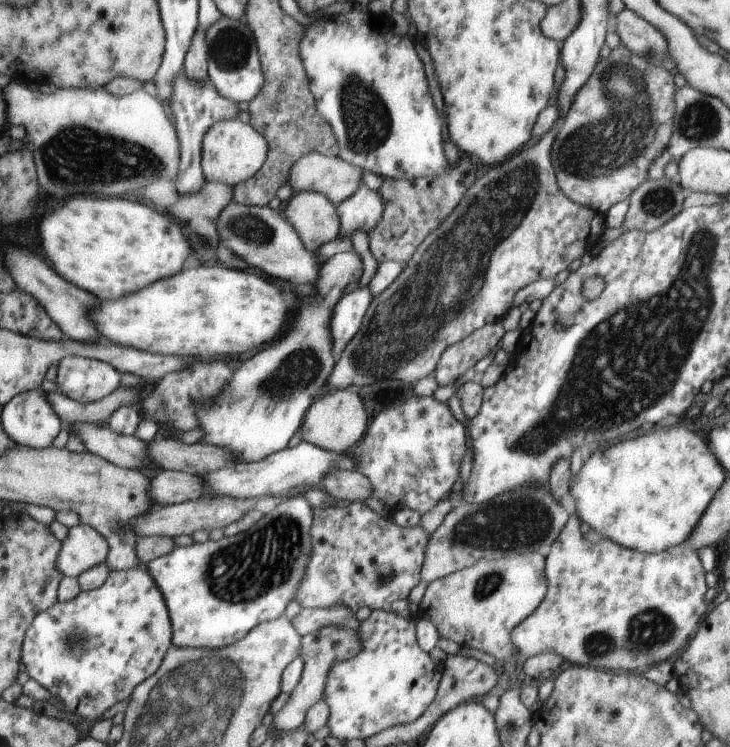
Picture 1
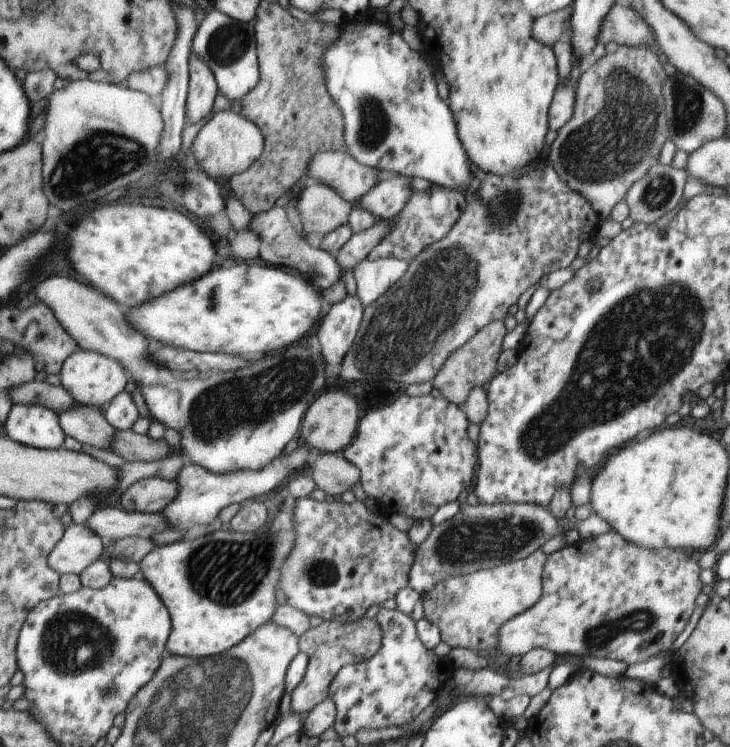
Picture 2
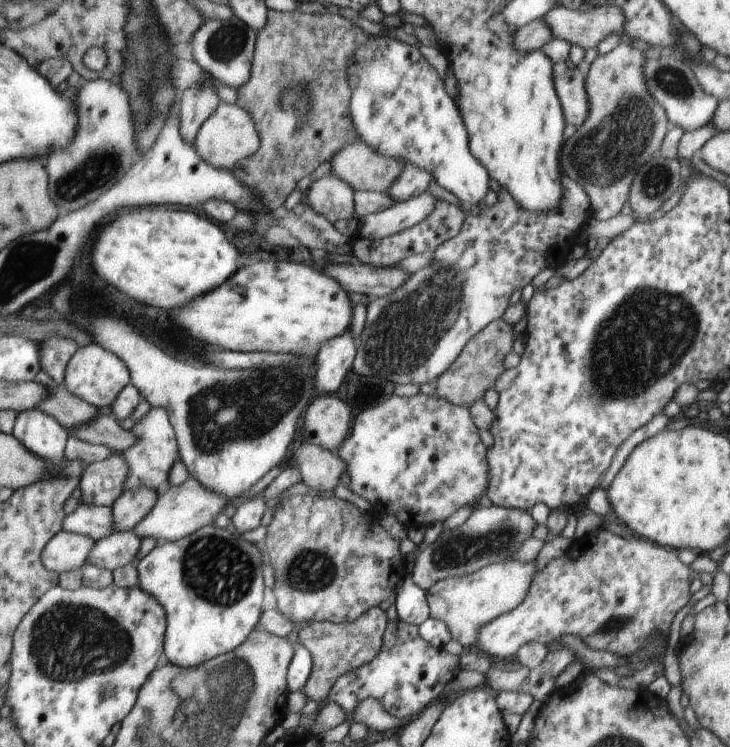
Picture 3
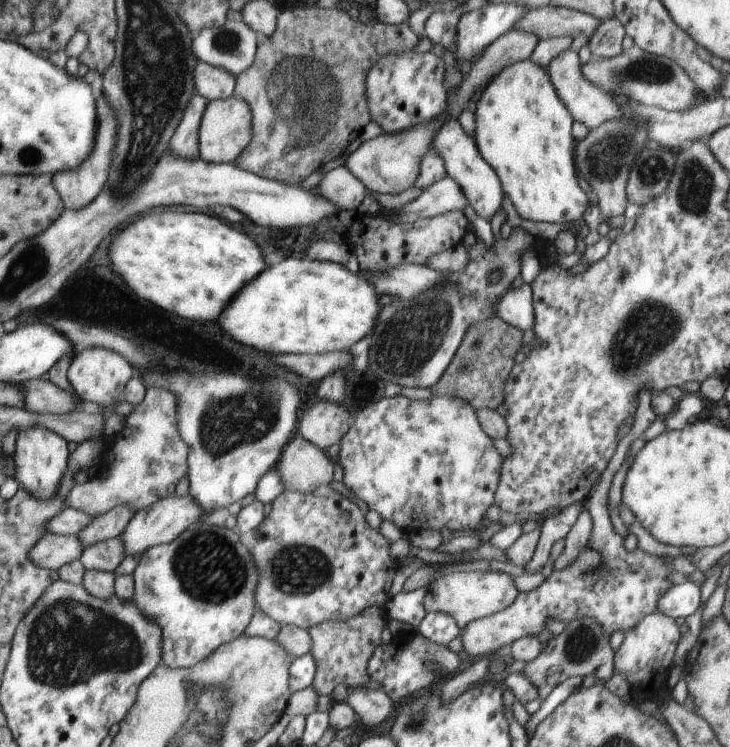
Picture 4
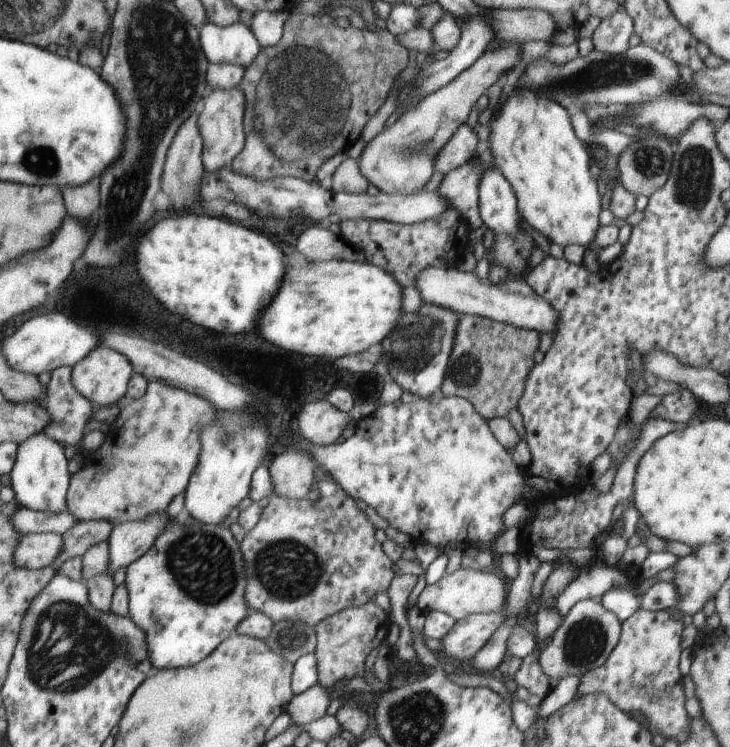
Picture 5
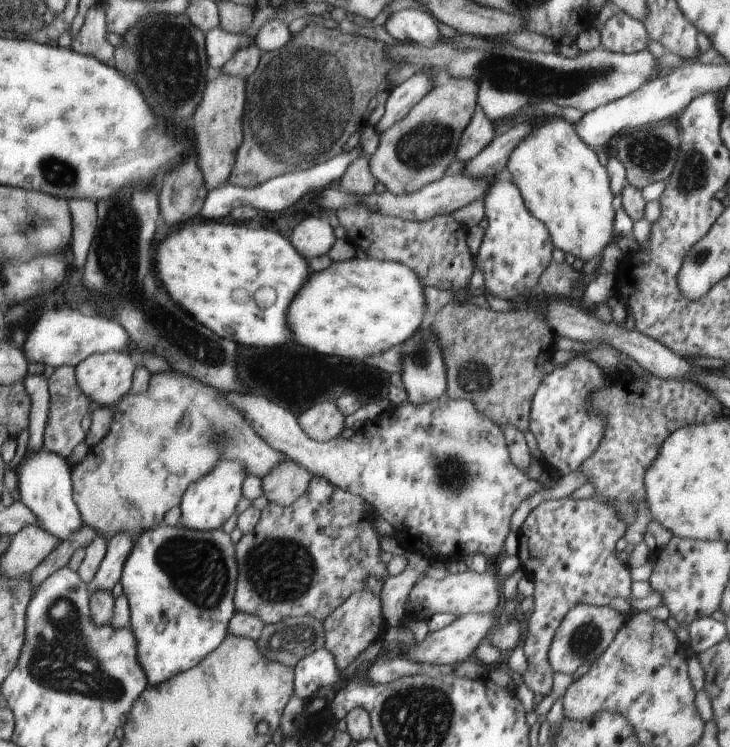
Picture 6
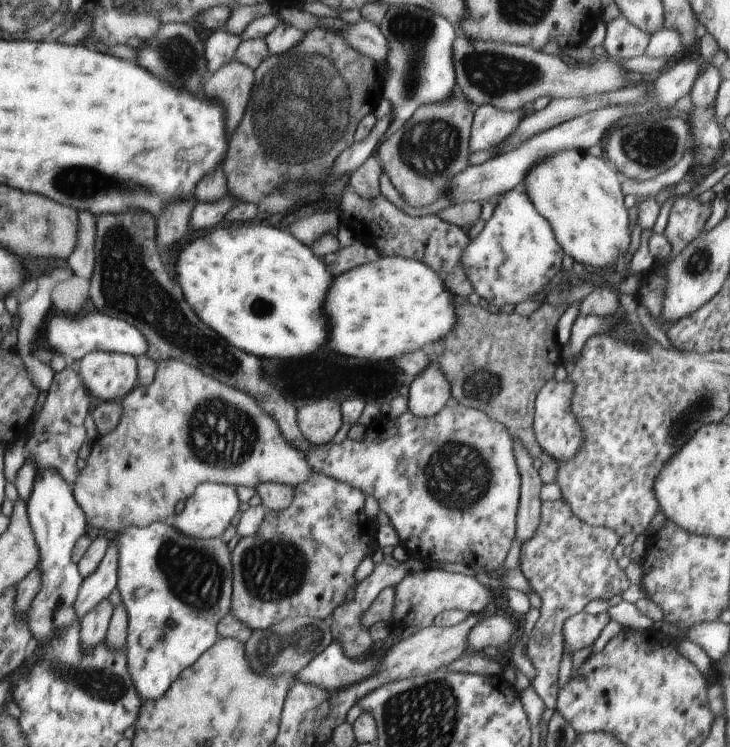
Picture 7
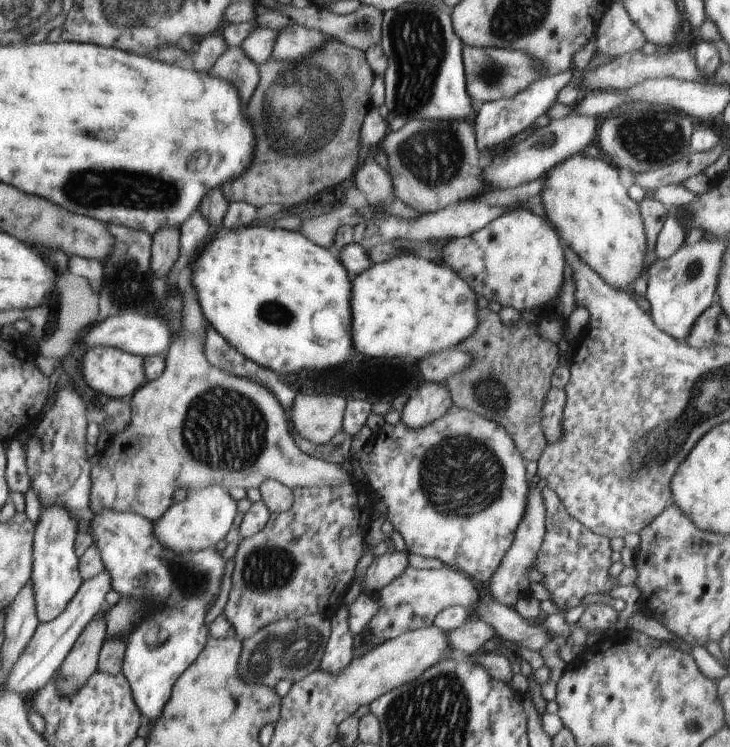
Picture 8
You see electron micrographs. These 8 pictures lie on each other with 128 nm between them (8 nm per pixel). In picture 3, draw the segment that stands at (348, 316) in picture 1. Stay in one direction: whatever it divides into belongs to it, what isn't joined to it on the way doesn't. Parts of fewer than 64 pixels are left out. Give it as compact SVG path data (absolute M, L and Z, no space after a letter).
M350 328L344 330L344 334L321 344L319 352L315 358L317 392L334 394L344 379L351 376L356 356L355 339Z

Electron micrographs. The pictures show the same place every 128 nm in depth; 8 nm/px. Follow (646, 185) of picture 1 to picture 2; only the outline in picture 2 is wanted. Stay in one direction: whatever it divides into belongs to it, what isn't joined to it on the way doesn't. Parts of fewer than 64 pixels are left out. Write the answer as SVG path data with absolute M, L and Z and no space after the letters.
M658 162L651 166L625 196L632 221L656 225L660 218L672 212L682 201L684 186L689 178L686 170L678 170L671 164Z

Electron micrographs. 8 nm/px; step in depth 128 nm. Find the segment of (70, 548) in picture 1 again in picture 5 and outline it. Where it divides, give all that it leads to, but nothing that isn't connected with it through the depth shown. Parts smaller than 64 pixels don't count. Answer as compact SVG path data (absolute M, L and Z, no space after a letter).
M28 533L23 535L15 550L15 563L24 568L52 567L62 552L64 538L56 533Z

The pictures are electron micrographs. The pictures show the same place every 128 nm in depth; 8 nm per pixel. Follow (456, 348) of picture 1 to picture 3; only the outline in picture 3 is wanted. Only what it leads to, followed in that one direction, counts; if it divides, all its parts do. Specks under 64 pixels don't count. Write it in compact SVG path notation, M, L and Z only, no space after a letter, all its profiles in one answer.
M503 318L490 322L476 336L467 340L452 366L436 379L436 396L465 407L472 406L476 400L483 400L484 392L494 388L496 378L505 371L504 358L512 352L513 342L512 326L504 322Z

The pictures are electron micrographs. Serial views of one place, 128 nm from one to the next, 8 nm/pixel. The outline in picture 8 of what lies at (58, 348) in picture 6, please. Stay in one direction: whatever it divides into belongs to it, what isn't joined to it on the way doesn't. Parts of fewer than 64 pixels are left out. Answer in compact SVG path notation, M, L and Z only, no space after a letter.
M126 312L104 318L101 322L96 322L90 326L89 332L82 337L82 342L86 348L108 347L119 348L130 354L139 354L143 357L151 357L152 355L167 356L166 352L174 340L170 324L158 316L158 314L140 314L140 312Z

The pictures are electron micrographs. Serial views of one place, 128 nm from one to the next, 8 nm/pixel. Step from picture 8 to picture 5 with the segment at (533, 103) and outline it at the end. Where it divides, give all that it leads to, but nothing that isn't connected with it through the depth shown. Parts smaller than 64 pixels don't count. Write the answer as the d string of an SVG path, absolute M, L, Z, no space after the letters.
M464 123L460 125L453 136L442 146L434 160L434 173L440 172L442 176L452 172L455 168L468 163L468 160L474 156L478 148L478 134L472 126Z

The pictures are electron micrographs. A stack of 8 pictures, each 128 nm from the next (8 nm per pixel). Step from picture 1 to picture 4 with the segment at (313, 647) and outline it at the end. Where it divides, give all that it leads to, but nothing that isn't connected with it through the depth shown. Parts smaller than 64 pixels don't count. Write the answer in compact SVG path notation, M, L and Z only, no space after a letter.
M371 606L360 614L340 622L321 622L307 631L312 637L311 653L316 670L312 688L319 695L330 697L336 686L344 684L351 689L370 686L367 666L370 657L382 642L382 630L388 622L384 607Z

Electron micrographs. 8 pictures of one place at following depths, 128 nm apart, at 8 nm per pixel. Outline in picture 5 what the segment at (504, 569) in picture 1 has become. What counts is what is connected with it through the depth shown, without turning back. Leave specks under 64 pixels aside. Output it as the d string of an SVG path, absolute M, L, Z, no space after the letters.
M463 569L451 574L443 574L434 584L426 585L417 599L420 612L426 616L432 611L442 611L452 616L455 621L462 620L471 614L497 613L506 604L506 588L504 580L496 573L481 572L478 569Z

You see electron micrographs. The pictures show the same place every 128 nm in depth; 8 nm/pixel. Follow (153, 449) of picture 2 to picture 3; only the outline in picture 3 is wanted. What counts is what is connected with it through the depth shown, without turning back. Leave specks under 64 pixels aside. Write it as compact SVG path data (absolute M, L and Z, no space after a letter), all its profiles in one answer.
M101 411L98 418L94 422L90 422L88 426L78 426L68 430L70 434L74 434L74 438L82 440L82 442L90 442L90 444L102 444L114 453L123 453L132 448L138 438L132 434L132 430L124 429L118 423L115 415L110 411Z

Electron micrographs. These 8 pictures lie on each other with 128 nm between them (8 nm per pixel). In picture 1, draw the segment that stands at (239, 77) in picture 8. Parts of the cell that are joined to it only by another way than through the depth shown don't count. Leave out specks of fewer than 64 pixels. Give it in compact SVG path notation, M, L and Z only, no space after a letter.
M240 119L218 121L208 129L203 140L202 167L207 182L222 183L235 187L252 178L268 156L268 142L251 123Z

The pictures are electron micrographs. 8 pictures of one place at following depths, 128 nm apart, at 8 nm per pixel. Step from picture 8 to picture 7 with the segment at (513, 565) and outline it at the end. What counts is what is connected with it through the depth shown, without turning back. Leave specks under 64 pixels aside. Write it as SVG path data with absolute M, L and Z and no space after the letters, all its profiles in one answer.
M512 437L514 441L514 458L521 475L521 494L517 513L515 538L524 545L538 531L541 524L542 500L540 491L543 486L538 470L532 465L533 456L528 454L524 444Z

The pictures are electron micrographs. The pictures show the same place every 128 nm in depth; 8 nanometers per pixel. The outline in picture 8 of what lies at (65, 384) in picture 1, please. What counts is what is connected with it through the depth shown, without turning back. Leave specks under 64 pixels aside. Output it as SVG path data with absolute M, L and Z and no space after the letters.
M90 348L83 356L82 374L88 386L96 392L105 394L111 399L129 398L138 392L138 388L144 384L147 376L144 376L146 361L143 356L134 356L119 348Z

